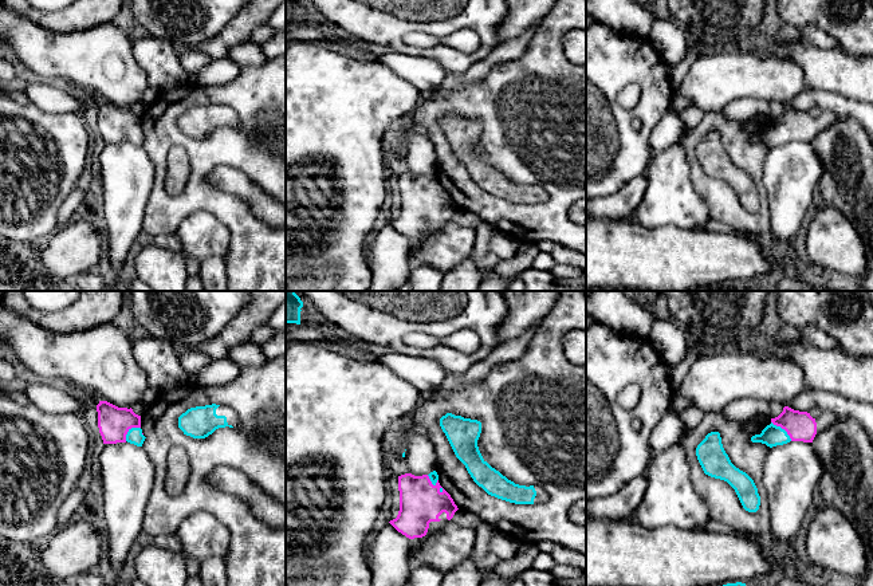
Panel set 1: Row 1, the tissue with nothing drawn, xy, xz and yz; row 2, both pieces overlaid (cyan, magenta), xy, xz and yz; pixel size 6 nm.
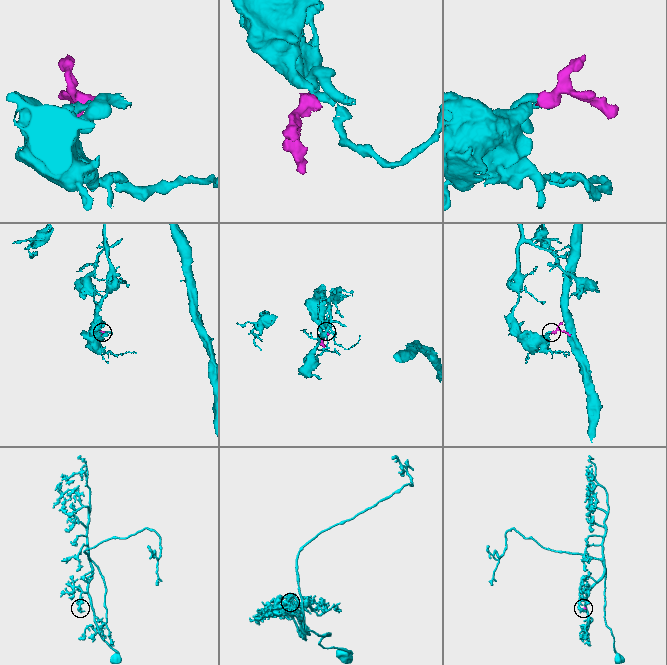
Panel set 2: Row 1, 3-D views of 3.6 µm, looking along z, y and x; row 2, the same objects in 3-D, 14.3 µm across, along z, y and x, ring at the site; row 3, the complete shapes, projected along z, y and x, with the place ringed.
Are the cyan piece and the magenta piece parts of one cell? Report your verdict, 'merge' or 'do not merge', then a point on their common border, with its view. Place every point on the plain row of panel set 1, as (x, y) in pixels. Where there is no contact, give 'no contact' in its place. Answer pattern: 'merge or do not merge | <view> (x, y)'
merge | yz (783, 129)

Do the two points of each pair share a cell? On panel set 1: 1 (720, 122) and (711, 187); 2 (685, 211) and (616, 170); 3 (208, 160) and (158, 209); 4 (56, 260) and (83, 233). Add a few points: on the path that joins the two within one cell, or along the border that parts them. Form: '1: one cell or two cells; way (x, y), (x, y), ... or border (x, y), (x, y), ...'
1: one cell; way (702, 130), (691, 141), (691, 154), (696, 168)
2: two cells; border (652, 153), (644, 173)
3: one cell; way (199, 176), (197, 187), (175, 208)
4: one cell; way (63, 254), (77, 240)

